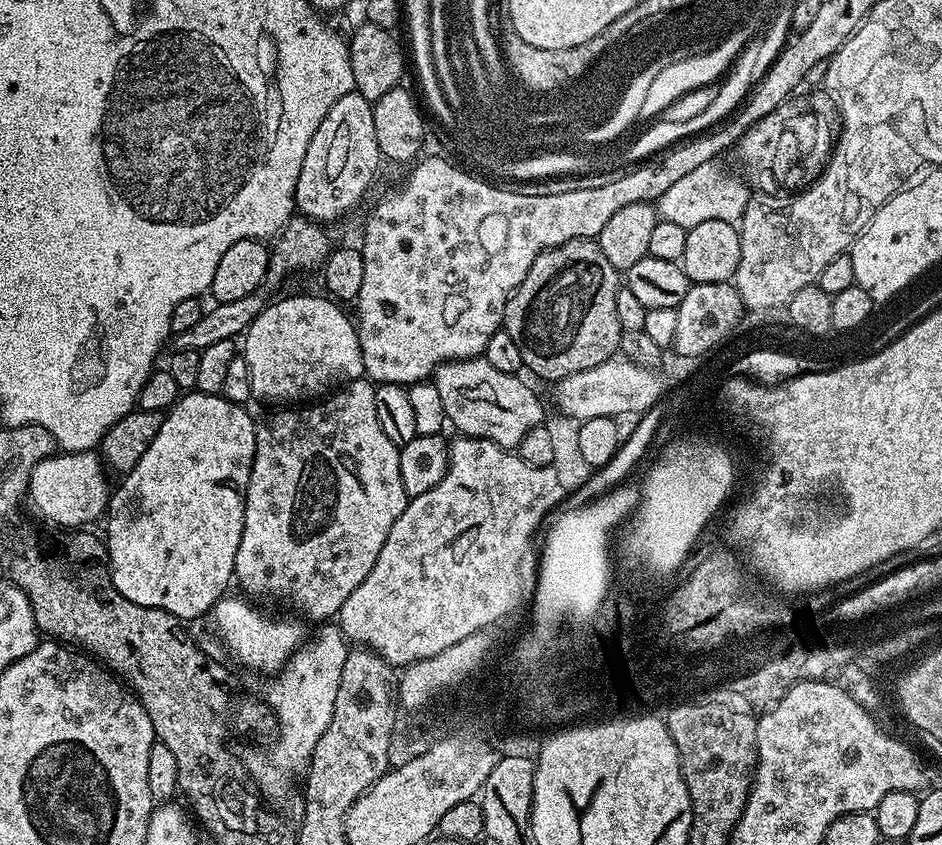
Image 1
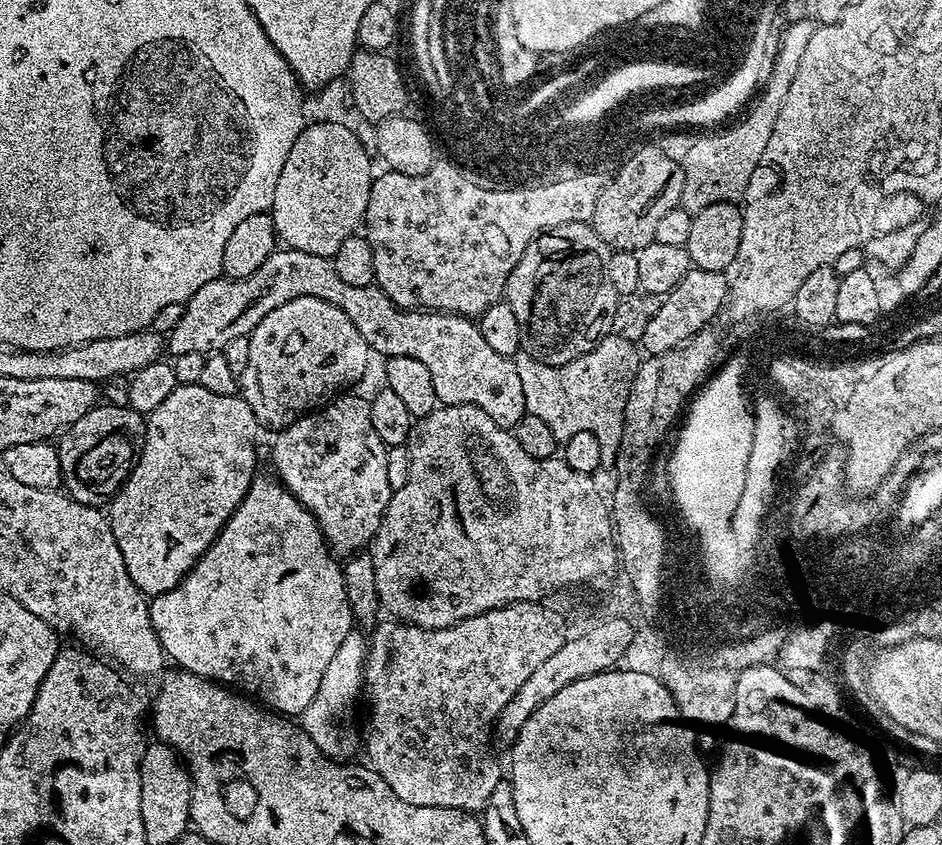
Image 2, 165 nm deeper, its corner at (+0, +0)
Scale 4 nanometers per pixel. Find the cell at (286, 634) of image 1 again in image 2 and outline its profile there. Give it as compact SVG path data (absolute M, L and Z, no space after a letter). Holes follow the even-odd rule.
M257 474L252 477L252 484L238 506L238 510L226 522L226 526L216 536L213 544L204 551L195 568L184 577L183 582L177 588L155 597L151 601L150 611L156 637L160 639L160 645L164 647L165 657L171 663L172 660L176 663L173 665L179 666L185 672L193 672L199 676L205 676L208 680L215 680L225 686L231 686L233 689L255 698L261 705L275 710L277 713L299 714L304 712L309 701L312 700L312 696L316 693L322 680L322 674L326 674L326 666L330 666L330 658L334 658L334 654L338 654L338 646L342 646L346 634L353 631L352 605L348 603L348 590L344 586L344 573L341 565L328 545L325 544L324 536L316 525L316 520L311 512L300 505L298 498L294 498L279 479L269 476Z

